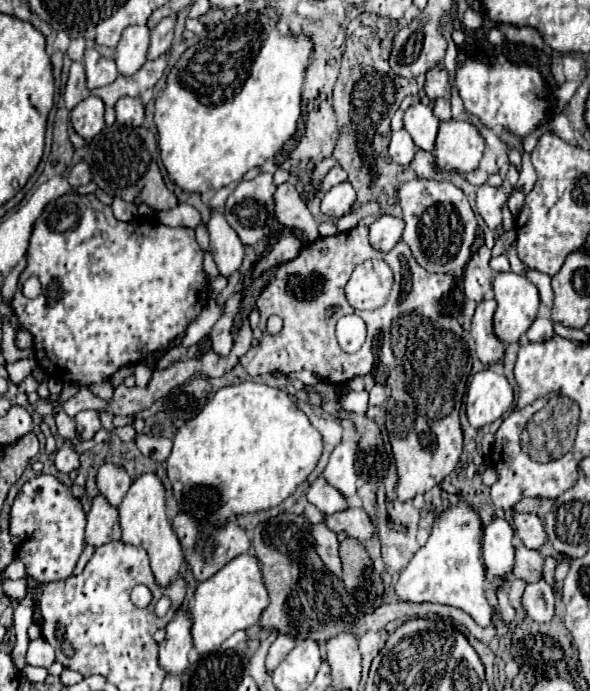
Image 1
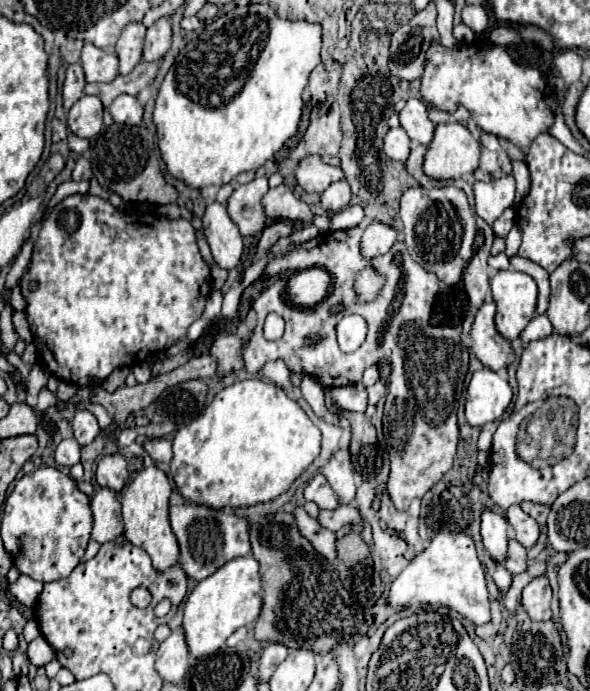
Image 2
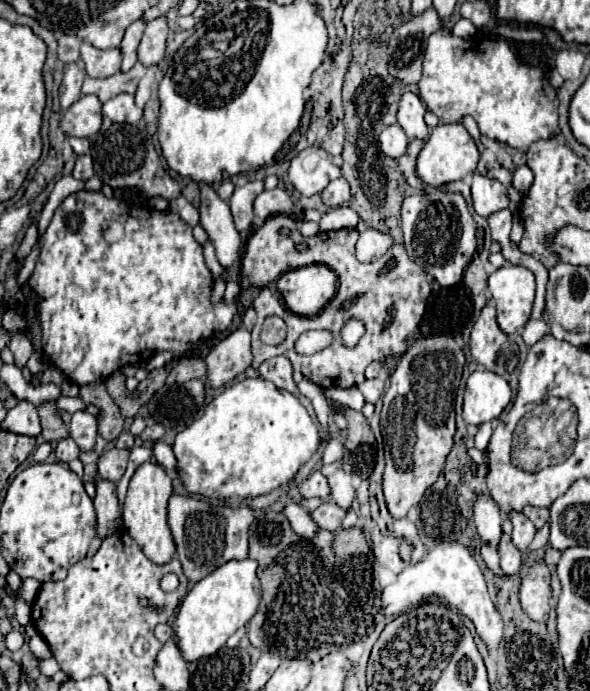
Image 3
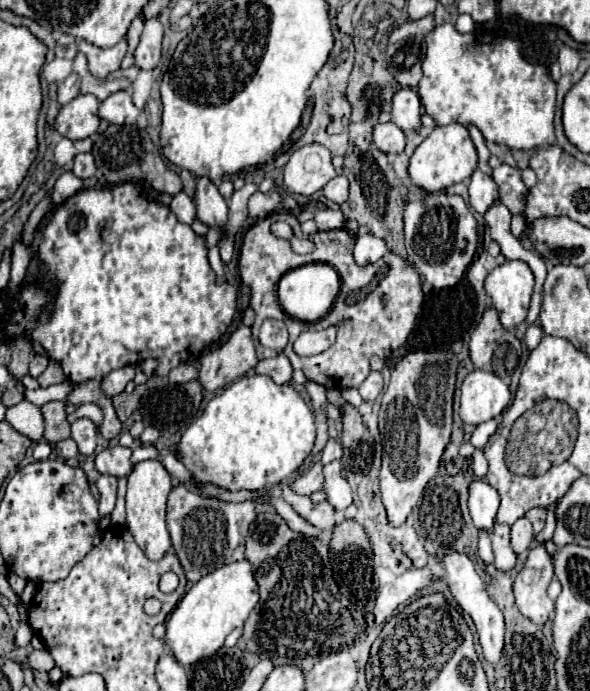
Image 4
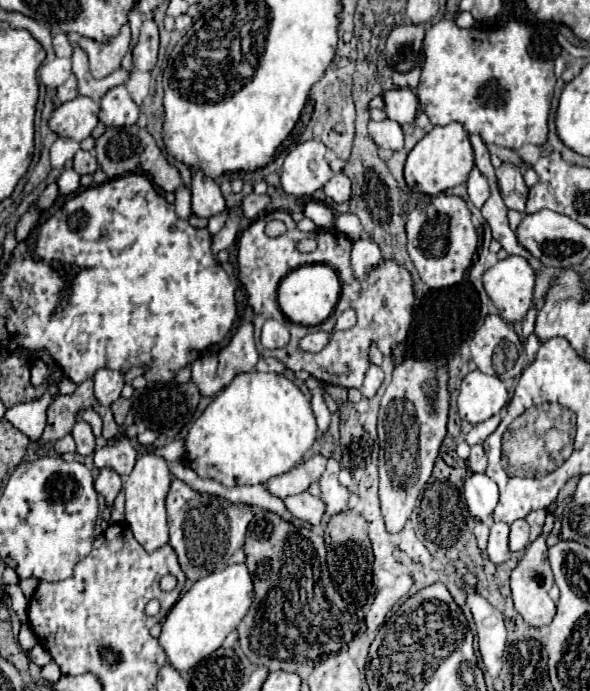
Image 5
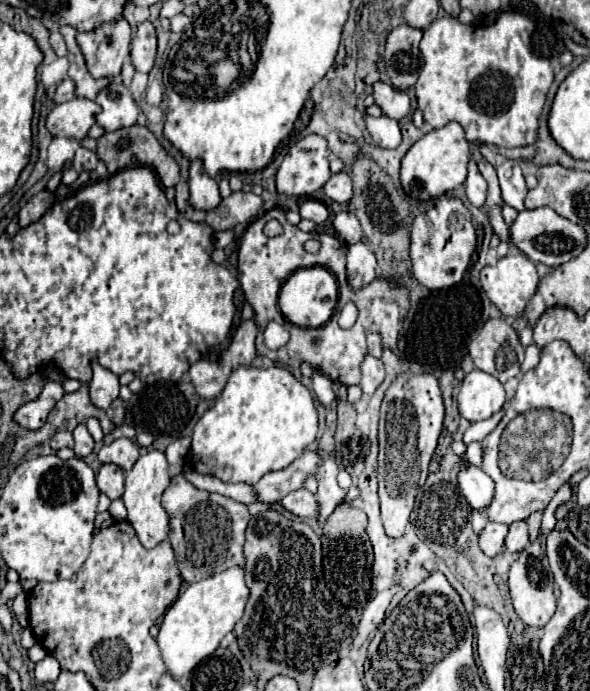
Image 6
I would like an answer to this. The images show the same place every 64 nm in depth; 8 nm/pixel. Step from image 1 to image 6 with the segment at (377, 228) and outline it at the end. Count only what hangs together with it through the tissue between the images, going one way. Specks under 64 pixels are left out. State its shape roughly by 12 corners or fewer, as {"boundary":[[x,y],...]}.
{"boundary":[[368,244],[348,246],[346,276],[352,290],[376,278]]}

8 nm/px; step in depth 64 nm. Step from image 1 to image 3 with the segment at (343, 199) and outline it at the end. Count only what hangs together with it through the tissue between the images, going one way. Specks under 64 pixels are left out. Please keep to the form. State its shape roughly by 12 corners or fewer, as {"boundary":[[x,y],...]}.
{"boundary":[[344,178],[332,180],[322,190],[326,206],[342,206],[350,200]]}

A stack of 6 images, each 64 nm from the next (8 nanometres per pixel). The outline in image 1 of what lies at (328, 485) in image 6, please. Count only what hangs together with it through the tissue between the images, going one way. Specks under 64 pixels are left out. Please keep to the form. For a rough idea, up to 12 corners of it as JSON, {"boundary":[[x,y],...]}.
{"boundary":[[356,440],[340,442],[322,474],[344,498],[356,494]]}

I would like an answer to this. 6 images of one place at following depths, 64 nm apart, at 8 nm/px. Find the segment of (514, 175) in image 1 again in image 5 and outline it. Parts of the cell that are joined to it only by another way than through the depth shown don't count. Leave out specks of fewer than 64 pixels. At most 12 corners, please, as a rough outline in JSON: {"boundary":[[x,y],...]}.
{"boundary":[[474,166],[468,198],[476,208],[488,200],[488,180]]}

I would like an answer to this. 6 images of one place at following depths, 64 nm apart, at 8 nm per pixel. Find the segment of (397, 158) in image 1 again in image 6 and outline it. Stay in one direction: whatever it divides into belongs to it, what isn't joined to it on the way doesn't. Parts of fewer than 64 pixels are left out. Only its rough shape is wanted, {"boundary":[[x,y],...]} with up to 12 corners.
{"boundary":[[366,116],[366,132],[380,148],[402,142],[400,126],[388,116]]}

